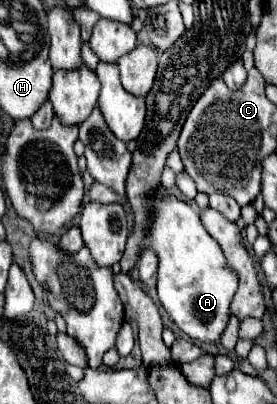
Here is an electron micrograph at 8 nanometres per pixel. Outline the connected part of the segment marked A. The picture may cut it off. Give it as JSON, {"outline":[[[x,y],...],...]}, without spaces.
{"outline":[[[154,194],[152,204],[154,204],[154,216],[152,216],[152,224],[148,228],[148,244],[156,250],[156,254],[160,258],[160,266],[158,266],[160,304],[166,308],[166,312],[178,324],[178,328],[184,334],[188,334],[192,340],[216,342],[216,340],[220,340],[224,328],[228,326],[230,302],[238,288],[238,276],[228,266],[220,244],[216,244],[216,240],[202,226],[200,214],[196,208],[192,208],[190,204],[174,198],[174,196],[164,198],[162,194]]]}

